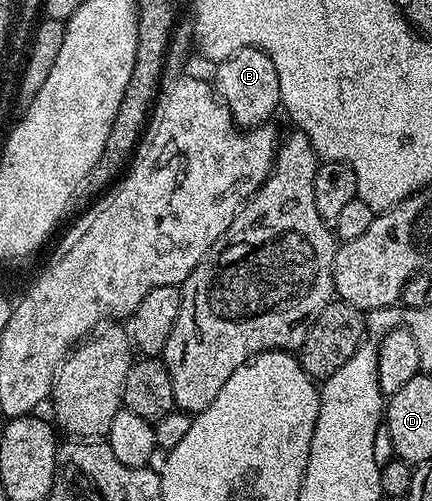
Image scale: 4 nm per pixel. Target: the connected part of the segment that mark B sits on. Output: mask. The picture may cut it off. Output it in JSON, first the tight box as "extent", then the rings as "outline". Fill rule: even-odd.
{"extent":[214,48,281,130],"outline":[[[238,48],[236,49],[236,52],[234,54],[230,54],[227,58],[224,60],[219,61],[215,65],[216,68],[216,80],[214,79],[214,91],[219,97],[219,99],[224,101],[224,104],[226,105],[229,110],[232,111],[232,118],[236,121],[237,125],[241,129],[247,130],[249,128],[258,128],[264,125],[267,125],[269,123],[268,120],[272,116],[272,111],[275,110],[275,108],[279,109],[281,107],[280,102],[280,91],[278,90],[278,70],[274,70],[274,62],[264,53],[263,48]]]}

